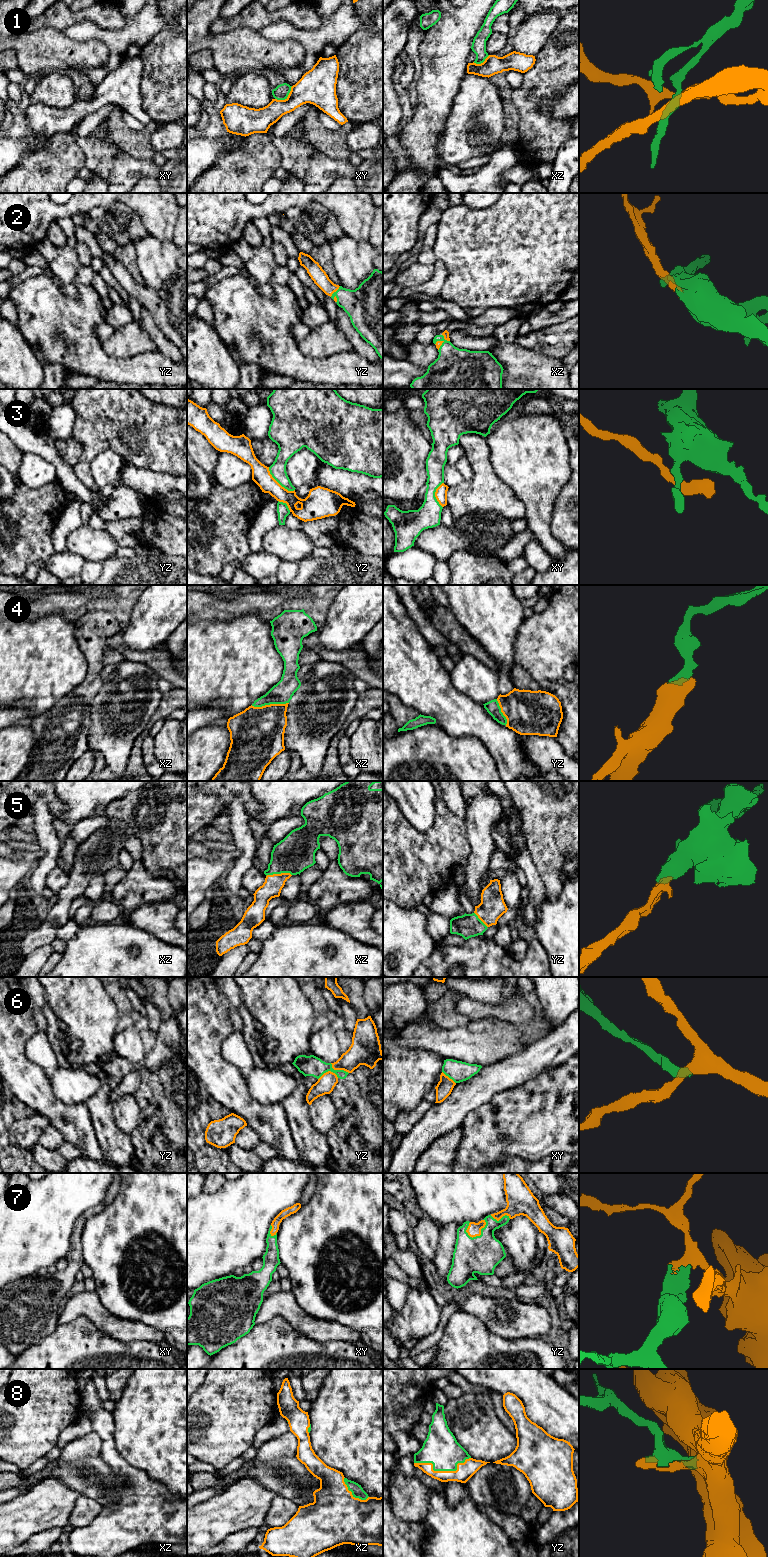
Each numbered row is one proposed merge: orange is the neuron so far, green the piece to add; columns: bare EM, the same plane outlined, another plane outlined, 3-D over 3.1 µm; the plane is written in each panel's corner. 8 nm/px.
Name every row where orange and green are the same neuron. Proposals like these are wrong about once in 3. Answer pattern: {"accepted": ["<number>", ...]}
{"accepted": ["2", "4", "5", "7", "8"]}

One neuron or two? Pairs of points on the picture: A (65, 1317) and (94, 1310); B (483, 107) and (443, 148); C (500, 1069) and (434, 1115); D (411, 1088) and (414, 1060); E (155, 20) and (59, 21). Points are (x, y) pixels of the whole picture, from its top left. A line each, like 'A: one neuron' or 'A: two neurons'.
A: one neuron
B: one neuron
C: one neuron
D: one neuron
E: two neurons

